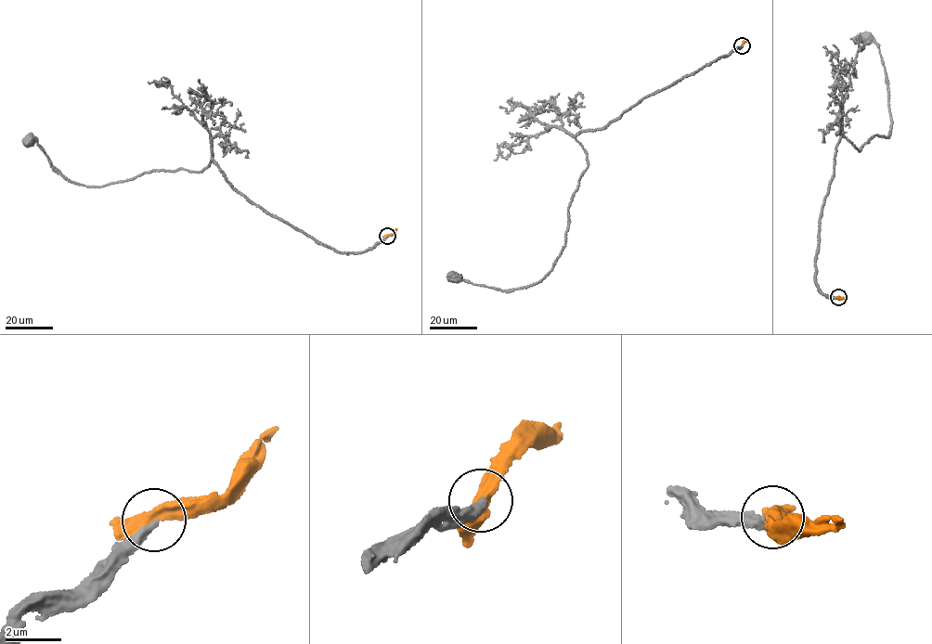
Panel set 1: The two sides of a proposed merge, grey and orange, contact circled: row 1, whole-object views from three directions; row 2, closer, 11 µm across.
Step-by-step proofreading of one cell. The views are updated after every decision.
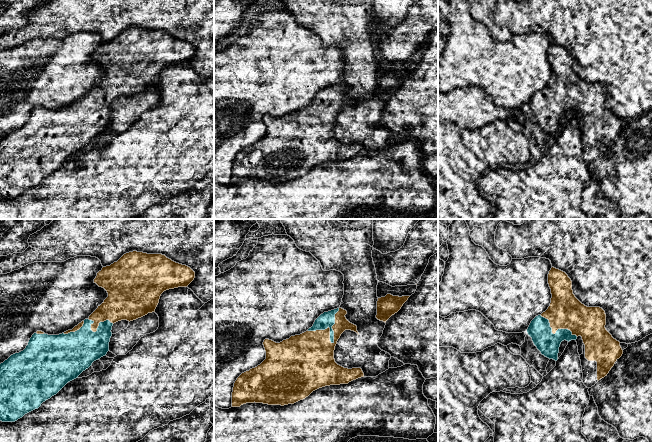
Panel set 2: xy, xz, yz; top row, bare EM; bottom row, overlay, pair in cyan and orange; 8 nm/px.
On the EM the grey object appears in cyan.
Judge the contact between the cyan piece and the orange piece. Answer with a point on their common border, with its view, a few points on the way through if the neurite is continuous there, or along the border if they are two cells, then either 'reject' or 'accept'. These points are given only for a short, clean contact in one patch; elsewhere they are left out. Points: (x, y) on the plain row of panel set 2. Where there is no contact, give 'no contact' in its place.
xz (329, 103) | accept

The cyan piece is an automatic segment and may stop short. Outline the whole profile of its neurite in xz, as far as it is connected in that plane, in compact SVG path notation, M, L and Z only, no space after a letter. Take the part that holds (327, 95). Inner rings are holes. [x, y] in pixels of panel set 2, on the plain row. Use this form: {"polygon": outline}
{"polygon": "M342 84L324 88L311 104L300 111L291 112L280 119L265 115L263 121L266 135L237 154L232 168L232 183L254 178L281 182L294 180L319 164L348 160L364 153L361 144L344 144L334 135L335 122L345 106L354 107L359 111L357 102L346 95L346 90L347 87Z"}

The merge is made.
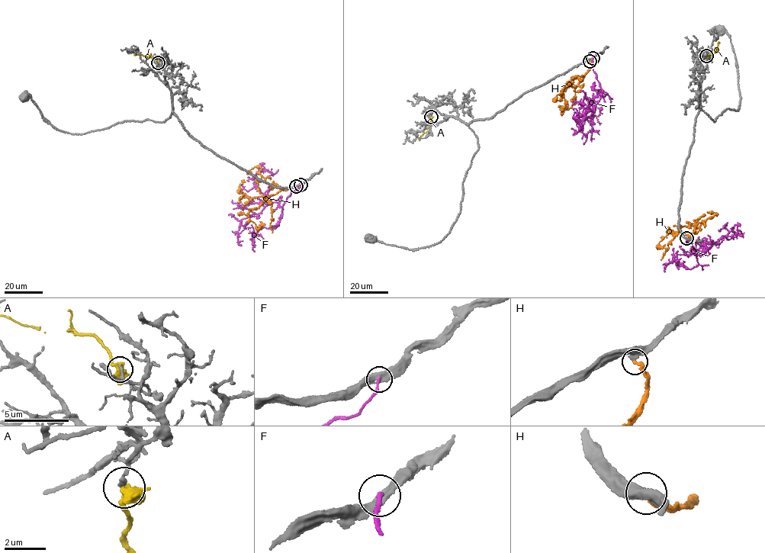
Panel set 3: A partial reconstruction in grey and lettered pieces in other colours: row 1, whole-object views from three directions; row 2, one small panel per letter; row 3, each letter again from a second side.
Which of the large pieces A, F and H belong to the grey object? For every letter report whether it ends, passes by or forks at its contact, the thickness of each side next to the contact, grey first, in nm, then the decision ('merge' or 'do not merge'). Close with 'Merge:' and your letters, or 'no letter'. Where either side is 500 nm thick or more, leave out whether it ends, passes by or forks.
A: it forks; calibres 150 and 360 nm; merge
F: it ends; calibres 400 and 140 nm; do not merge
H: it ends; calibres 360 and 240 nm; merge
Merge: A, H

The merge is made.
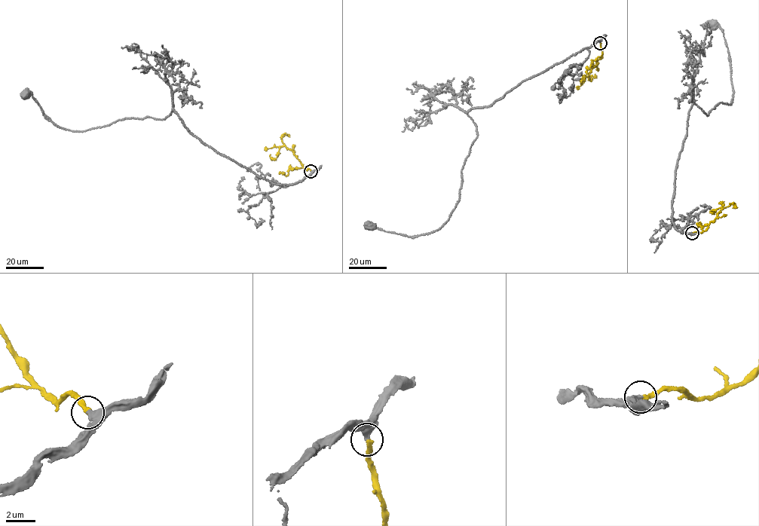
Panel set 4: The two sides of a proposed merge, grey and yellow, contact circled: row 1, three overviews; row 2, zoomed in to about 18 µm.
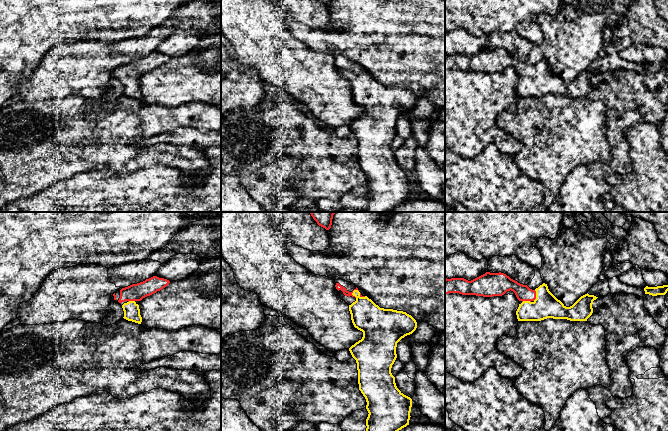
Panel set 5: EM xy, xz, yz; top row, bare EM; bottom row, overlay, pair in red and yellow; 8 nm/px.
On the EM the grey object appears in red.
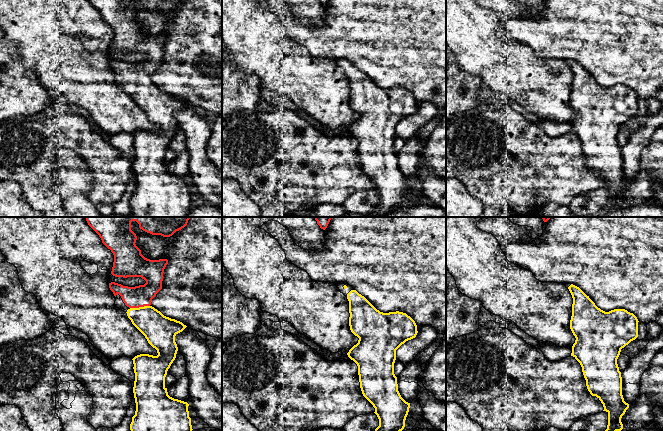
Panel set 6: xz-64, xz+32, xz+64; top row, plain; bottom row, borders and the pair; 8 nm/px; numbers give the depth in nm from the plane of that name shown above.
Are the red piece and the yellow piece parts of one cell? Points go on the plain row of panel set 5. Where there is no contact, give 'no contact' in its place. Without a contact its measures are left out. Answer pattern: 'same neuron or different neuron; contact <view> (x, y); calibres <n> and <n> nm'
same neuron; contact xz (351, 70); calibres 50 and 240 nm

